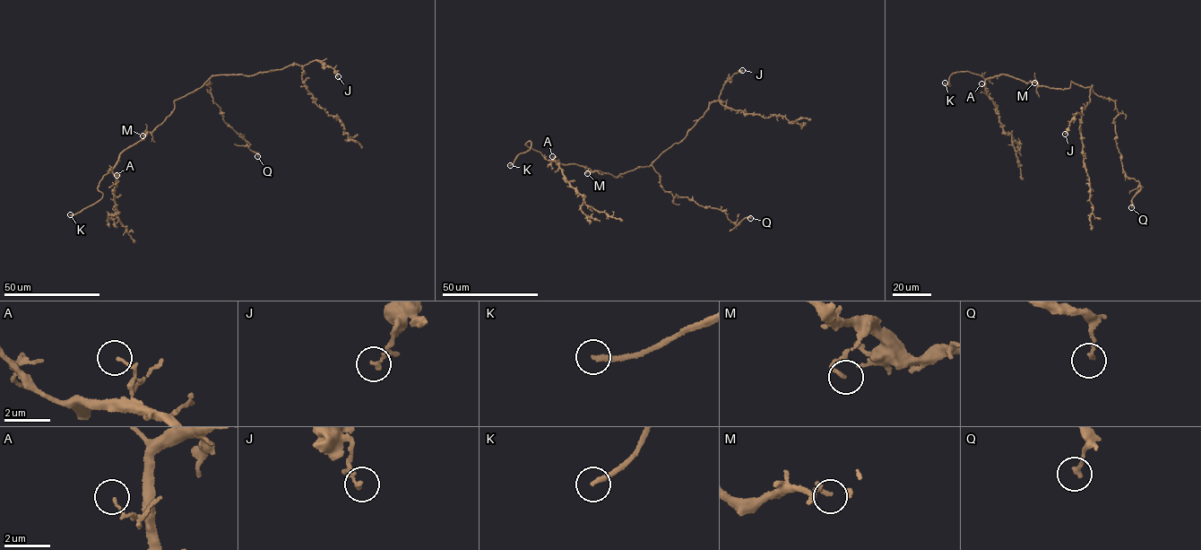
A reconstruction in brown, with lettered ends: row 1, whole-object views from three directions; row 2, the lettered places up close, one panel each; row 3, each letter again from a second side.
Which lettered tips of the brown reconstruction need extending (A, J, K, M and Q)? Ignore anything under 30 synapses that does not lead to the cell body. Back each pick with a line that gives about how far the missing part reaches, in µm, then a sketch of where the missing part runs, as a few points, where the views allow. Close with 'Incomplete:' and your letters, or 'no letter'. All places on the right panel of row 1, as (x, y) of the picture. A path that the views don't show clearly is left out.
K: 20 µm
Incomplete: K

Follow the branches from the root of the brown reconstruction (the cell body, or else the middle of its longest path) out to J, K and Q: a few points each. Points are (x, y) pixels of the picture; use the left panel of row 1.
J: (189, 93), (202, 87), (215, 74), (250, 75), (293, 65), (303, 65), (315, 60), (332, 67), (338, 76)
K: (189, 93), (175, 100), (172, 111), (151, 132), (121, 152), (111, 170), (99, 183), (101, 199), (70, 214)
Q: (189, 93), (209, 80), (211, 84), (205, 83), (224, 122), (243, 135), (257, 156)

